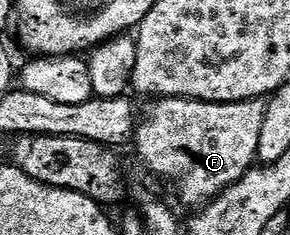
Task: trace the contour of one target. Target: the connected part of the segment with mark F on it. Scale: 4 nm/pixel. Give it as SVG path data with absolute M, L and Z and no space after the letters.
M164 96L142 109L133 133L133 145L155 176L175 187L179 200L191 210L210 204L257 164L257 141L265 123L267 100L205 102Z

